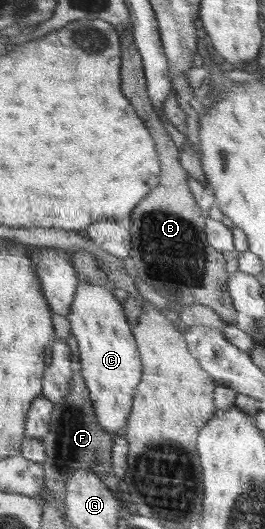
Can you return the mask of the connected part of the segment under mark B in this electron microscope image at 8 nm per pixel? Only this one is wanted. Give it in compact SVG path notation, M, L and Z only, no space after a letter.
M125 27L118 29L124 46L124 91L141 117L149 121L149 129L157 141L163 165L161 184L141 203L141 207L137 207L137 213L131 215L135 219L135 245L131 256L138 270L138 277L179 306L203 304L212 307L224 323L239 323L240 313L230 292L232 274L227 271L229 261L225 259L226 253L211 245L208 219L192 191L191 176L181 165L179 147L175 145L153 105L144 58L137 46L135 33L131 35L129 31L125 31Z

